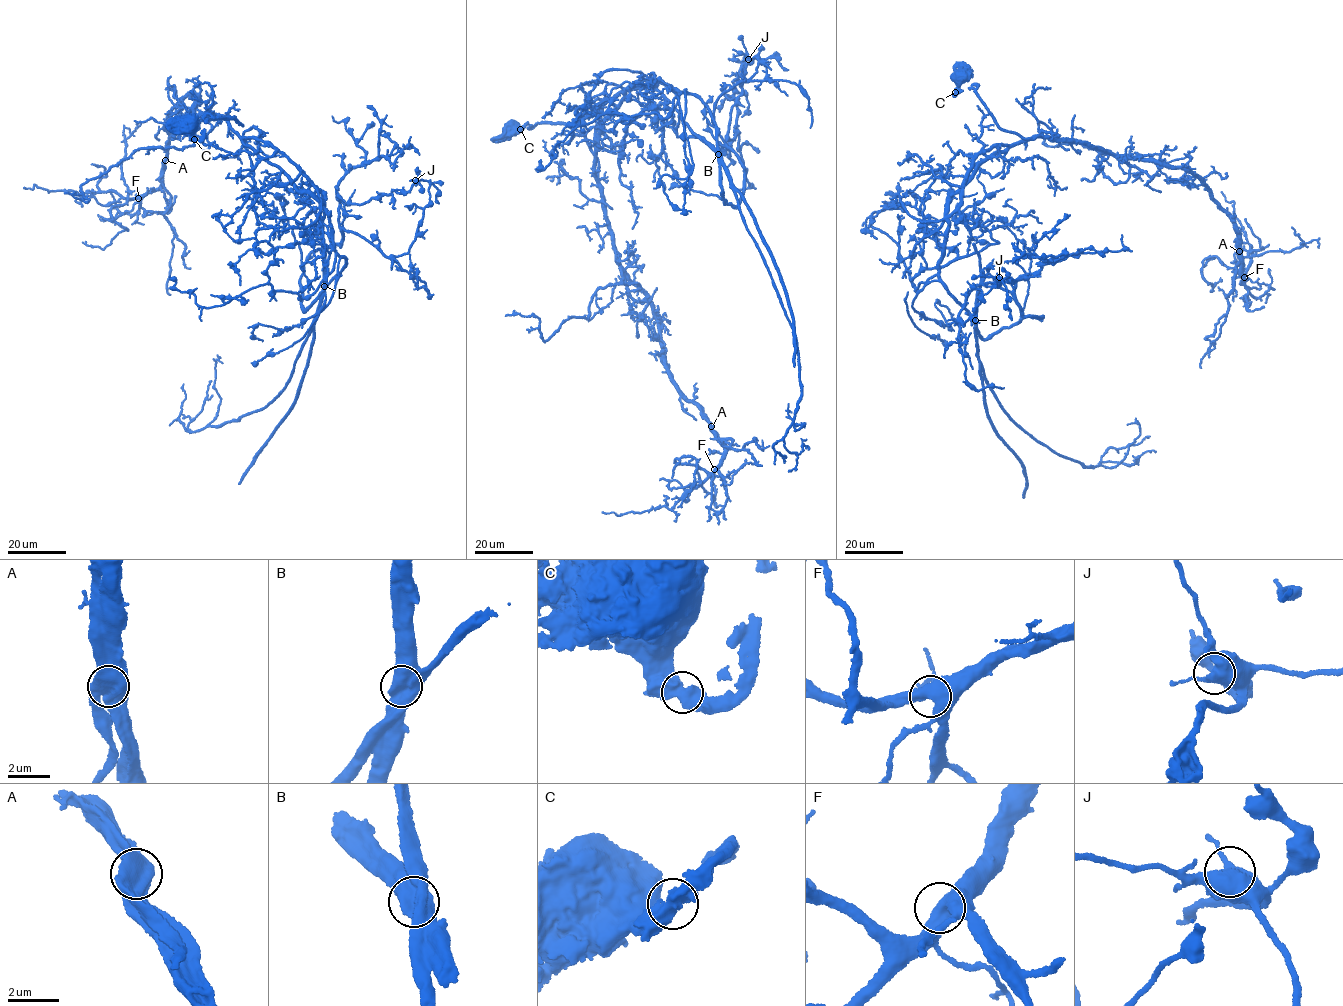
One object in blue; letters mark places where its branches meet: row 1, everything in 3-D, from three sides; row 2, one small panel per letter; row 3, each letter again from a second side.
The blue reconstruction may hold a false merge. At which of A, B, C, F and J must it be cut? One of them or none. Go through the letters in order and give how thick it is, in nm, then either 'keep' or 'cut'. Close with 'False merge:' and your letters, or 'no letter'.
A: 700 nm thick; keep
B: 750 nm thick; cut
C: 650 nm thick; keep
F: 650 nm thick; keep
J: 650 nm thick; keep
False merge: B

